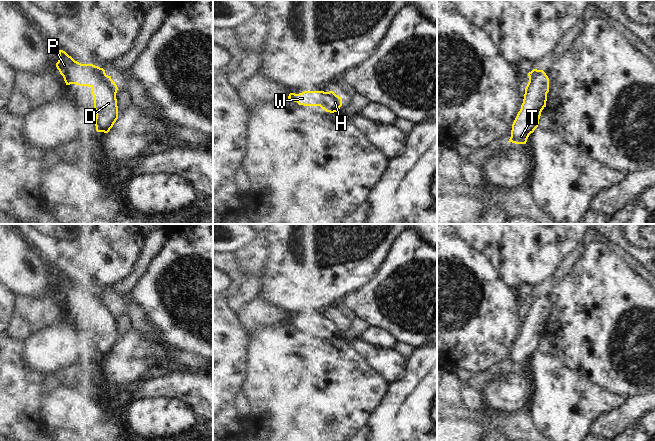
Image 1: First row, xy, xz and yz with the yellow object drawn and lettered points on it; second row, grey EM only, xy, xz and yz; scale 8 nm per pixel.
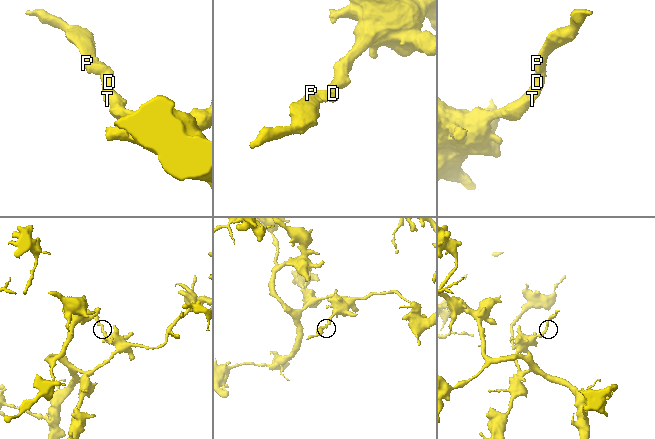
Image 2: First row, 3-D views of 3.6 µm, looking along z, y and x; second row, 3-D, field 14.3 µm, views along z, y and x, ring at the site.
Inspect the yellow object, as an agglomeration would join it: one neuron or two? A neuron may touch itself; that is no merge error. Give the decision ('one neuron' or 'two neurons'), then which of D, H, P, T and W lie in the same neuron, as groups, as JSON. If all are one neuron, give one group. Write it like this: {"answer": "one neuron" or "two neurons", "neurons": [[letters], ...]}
{"answer": "one neuron", "neurons": [["D", "H", "P", "T", "W"]]}

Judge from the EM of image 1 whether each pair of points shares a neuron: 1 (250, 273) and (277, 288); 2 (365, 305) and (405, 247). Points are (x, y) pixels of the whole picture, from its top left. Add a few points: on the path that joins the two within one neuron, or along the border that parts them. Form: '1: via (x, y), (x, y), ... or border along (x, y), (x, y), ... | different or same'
1: border along (268, 257), (261, 273), (259, 291) | different
2: via (372, 291), (377, 283), (399, 261) | same

